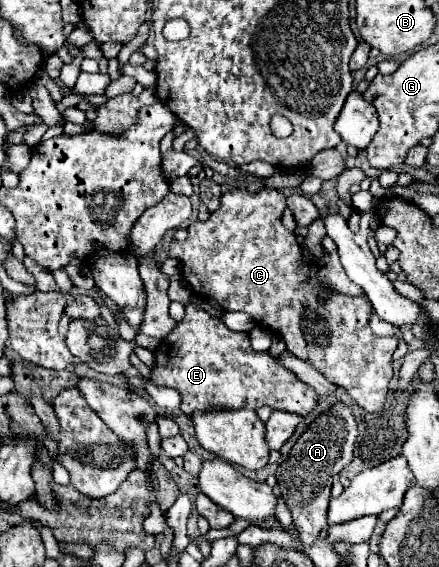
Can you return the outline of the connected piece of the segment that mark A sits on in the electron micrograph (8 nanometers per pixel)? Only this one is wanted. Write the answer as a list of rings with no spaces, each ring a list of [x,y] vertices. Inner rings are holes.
[[[334,398],[330,408],[306,428],[306,432],[292,446],[288,458],[276,468],[278,490],[292,512],[292,522],[298,528],[300,540],[304,544],[314,544],[318,540],[322,542],[326,538],[330,488],[336,474],[340,474],[340,470],[344,470],[352,462],[356,438],[358,424],[352,416],[352,410],[342,400]]]

